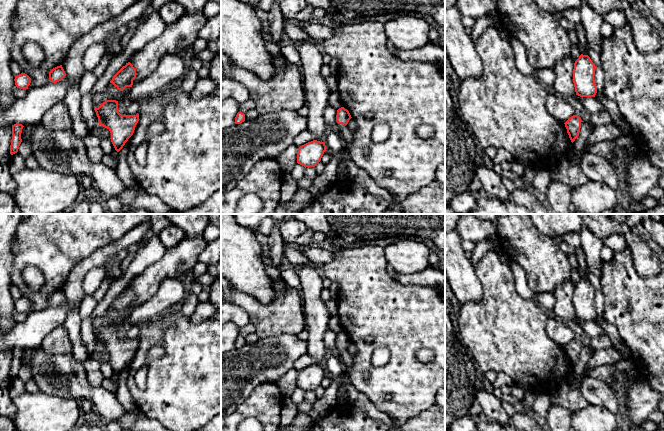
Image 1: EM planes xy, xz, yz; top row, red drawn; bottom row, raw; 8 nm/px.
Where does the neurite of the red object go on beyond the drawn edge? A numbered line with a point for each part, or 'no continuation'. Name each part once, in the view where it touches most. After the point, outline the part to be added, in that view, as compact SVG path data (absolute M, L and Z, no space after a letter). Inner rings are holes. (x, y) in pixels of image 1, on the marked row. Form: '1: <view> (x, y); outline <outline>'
no continuation

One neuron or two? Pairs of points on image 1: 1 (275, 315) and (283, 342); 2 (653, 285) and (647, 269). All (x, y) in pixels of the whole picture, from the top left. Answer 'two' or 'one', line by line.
1: two
2: two

